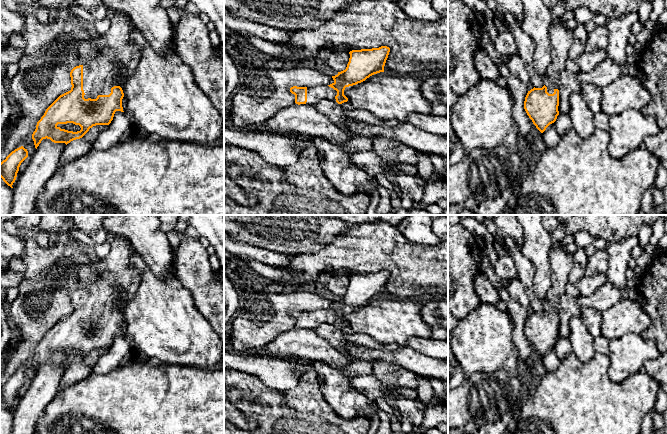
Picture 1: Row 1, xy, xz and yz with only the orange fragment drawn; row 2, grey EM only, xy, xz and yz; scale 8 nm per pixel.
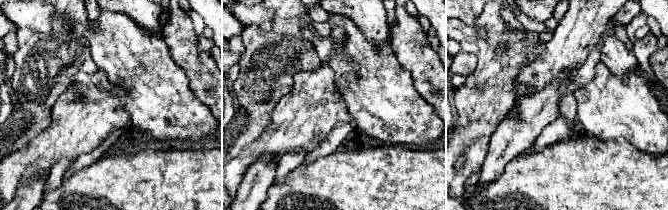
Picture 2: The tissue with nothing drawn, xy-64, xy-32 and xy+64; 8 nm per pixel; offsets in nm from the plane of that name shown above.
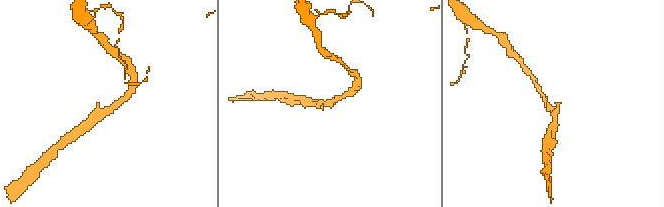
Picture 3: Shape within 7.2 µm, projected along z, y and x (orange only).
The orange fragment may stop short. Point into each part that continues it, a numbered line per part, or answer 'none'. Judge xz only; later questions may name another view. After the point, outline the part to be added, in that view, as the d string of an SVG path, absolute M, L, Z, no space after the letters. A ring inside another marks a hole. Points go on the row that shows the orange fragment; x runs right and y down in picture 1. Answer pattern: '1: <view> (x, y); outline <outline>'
1: xz (315, 94); outline M329 86L307 87L306 104L314 105L319 101L326 100L326 99L336 102L335 99L336 95L337 95L337 91Z

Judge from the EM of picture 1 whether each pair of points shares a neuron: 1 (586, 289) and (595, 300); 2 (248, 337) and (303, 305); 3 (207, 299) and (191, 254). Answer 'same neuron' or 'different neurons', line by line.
1: different neurons
2: same neuron
3: same neuron

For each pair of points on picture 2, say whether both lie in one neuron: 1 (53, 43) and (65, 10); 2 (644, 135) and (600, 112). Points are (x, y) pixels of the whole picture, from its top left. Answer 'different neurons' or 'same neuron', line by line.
1: same neuron
2: same neuron

